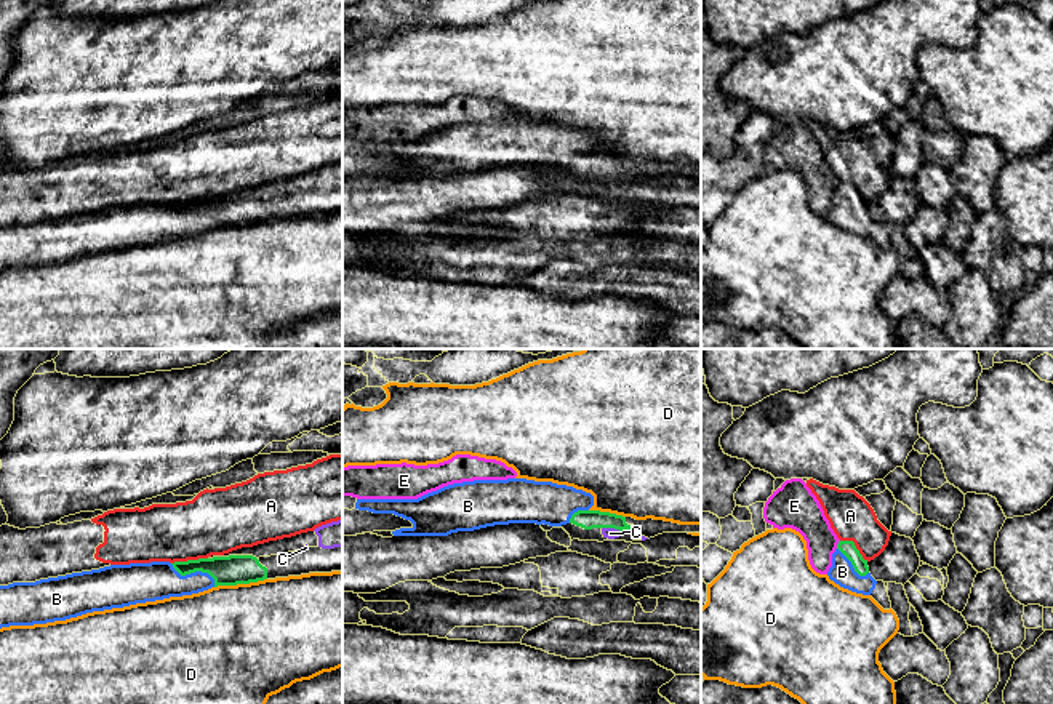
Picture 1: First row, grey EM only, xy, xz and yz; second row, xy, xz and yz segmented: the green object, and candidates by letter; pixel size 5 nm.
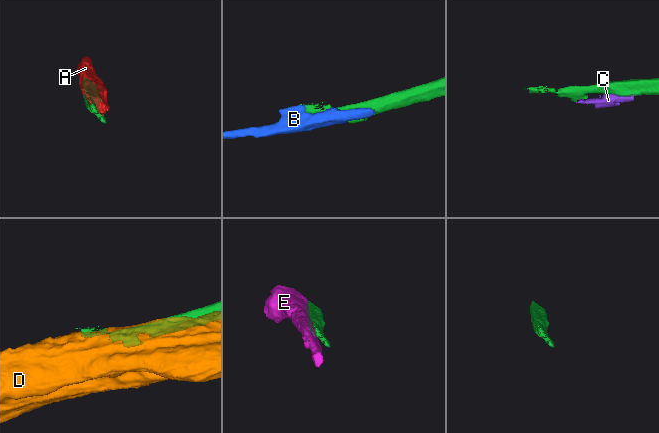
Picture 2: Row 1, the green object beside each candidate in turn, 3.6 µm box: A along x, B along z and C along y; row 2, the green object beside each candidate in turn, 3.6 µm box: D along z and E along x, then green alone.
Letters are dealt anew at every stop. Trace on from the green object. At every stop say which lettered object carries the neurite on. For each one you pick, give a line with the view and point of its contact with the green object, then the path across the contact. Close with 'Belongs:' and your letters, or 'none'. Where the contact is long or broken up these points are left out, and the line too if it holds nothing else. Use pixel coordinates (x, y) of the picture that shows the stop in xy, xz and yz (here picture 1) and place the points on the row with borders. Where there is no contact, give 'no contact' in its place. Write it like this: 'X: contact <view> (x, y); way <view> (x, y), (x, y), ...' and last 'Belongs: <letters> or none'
B: contact xy (196, 570)
Belongs: B

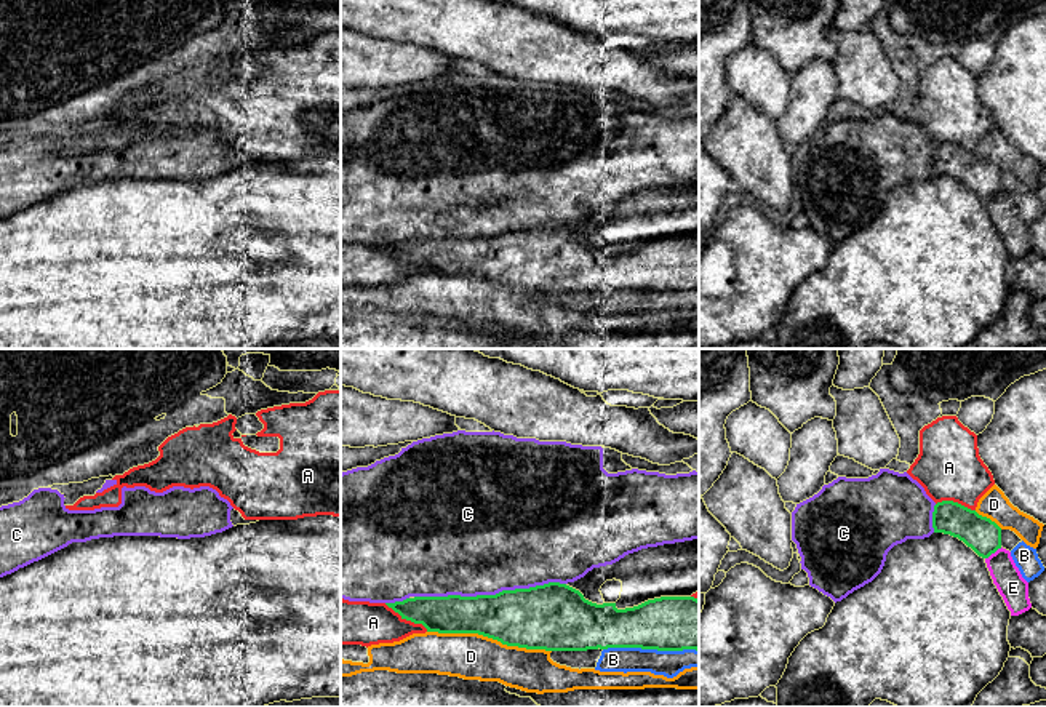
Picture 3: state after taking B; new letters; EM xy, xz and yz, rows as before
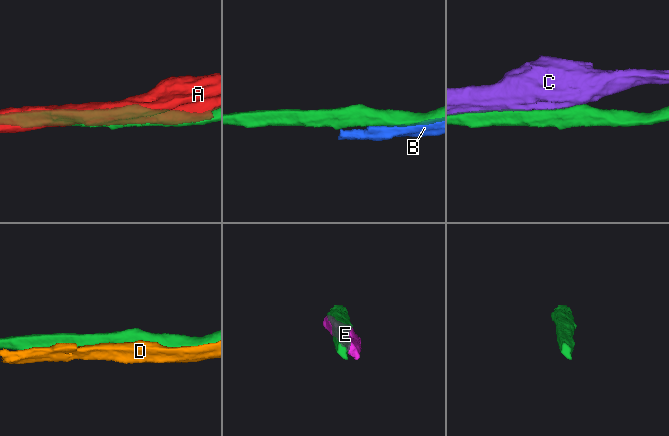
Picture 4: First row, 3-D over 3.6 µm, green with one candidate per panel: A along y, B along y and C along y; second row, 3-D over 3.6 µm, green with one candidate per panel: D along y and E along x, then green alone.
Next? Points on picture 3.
Belongs: none

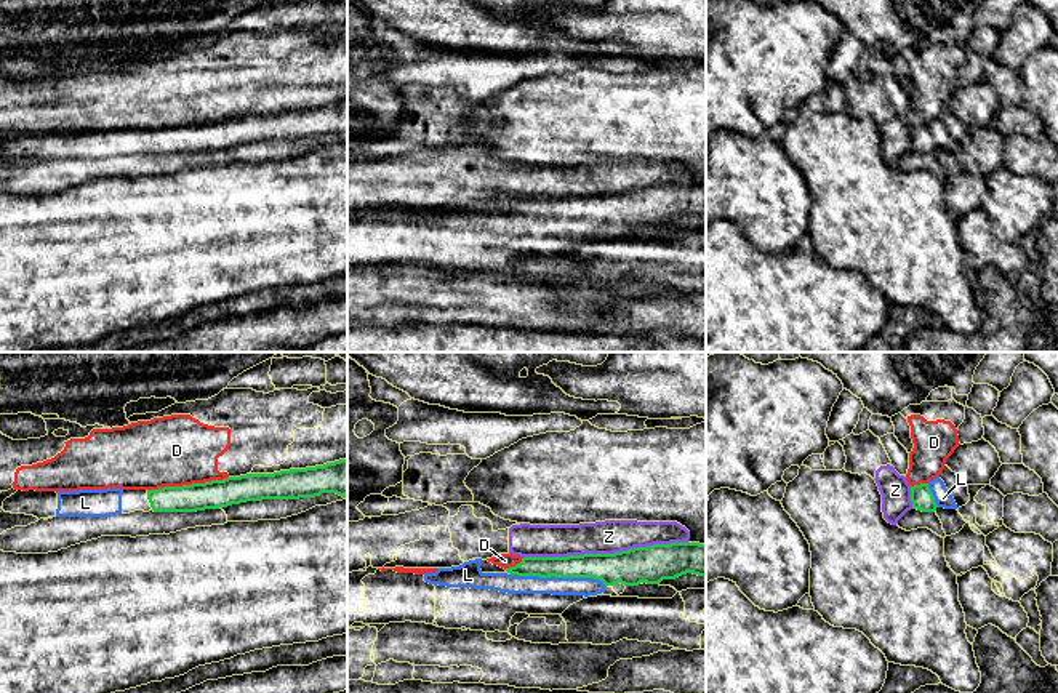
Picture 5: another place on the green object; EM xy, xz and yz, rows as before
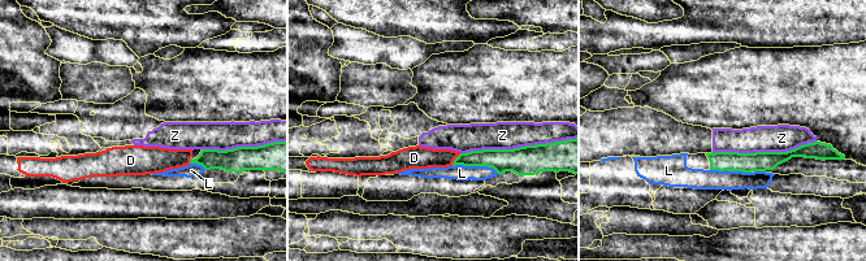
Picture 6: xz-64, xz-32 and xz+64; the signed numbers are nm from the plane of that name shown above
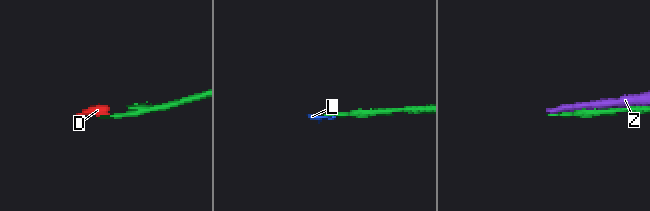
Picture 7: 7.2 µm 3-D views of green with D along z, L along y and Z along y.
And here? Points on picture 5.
L: contact xz (559, 576); way xz (605, 567), (588, 575), (559, 576), (527, 576), (511, 583)
Belongs: L

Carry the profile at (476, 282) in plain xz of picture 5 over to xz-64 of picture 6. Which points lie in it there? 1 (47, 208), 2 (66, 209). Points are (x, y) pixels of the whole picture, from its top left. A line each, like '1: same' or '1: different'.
1: different
2: different

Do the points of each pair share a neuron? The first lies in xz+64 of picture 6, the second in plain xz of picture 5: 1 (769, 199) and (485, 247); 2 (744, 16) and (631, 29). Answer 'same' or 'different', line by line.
1: different
2: same

